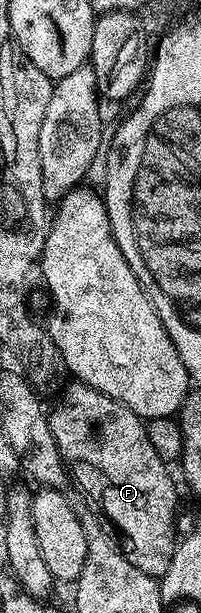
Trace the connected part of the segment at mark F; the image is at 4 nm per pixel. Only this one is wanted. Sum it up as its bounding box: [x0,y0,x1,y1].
[49,381,179,576]

